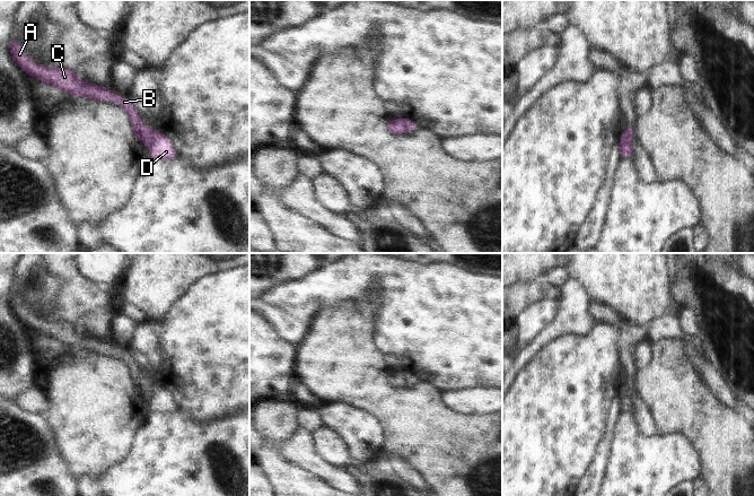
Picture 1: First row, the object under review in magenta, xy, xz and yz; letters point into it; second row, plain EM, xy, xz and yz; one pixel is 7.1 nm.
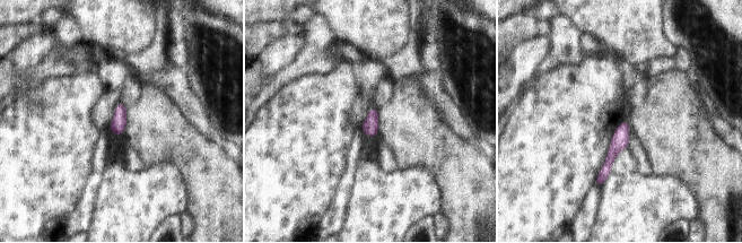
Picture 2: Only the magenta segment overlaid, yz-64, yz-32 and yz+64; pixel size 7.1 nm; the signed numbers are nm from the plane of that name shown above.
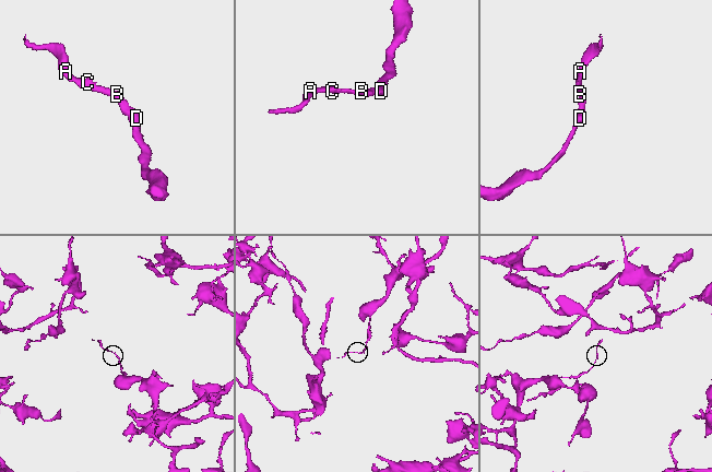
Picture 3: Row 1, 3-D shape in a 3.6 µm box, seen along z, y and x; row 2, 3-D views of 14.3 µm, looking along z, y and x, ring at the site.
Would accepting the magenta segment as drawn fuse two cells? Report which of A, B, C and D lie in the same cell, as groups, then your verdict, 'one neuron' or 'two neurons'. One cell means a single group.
A B C / D | two neurons

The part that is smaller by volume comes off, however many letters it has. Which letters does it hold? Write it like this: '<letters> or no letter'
A, B, C.

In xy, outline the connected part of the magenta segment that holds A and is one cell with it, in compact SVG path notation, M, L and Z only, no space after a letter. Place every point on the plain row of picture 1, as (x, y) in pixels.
M11 291L9 301L14 313L27 329L36 330L46 337L53 338L63 345L71 346L77 350L88 350L103 355L119 356L130 371L135 391L140 392L144 398L150 398L152 395L152 382L142 378L141 369L137 366L131 353L123 353L117 348L113 348L112 343L107 340L84 337L82 331L77 329L70 322L43 320L33 315L25 307L21 298Z

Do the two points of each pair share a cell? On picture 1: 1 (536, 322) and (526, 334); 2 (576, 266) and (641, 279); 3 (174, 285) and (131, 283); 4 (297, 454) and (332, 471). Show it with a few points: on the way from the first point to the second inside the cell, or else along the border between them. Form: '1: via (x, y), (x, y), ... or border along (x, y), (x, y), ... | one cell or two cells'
1: via (533, 325), (527, 331) | one cell
2: via (592, 266), (625, 266) | one cell
3: via (164, 283), (141, 283) | one cell
4: via (306, 458), (323, 469) | one cell

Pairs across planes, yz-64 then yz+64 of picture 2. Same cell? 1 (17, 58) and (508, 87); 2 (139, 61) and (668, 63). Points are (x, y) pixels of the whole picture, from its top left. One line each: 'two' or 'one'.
1: one
2: one

